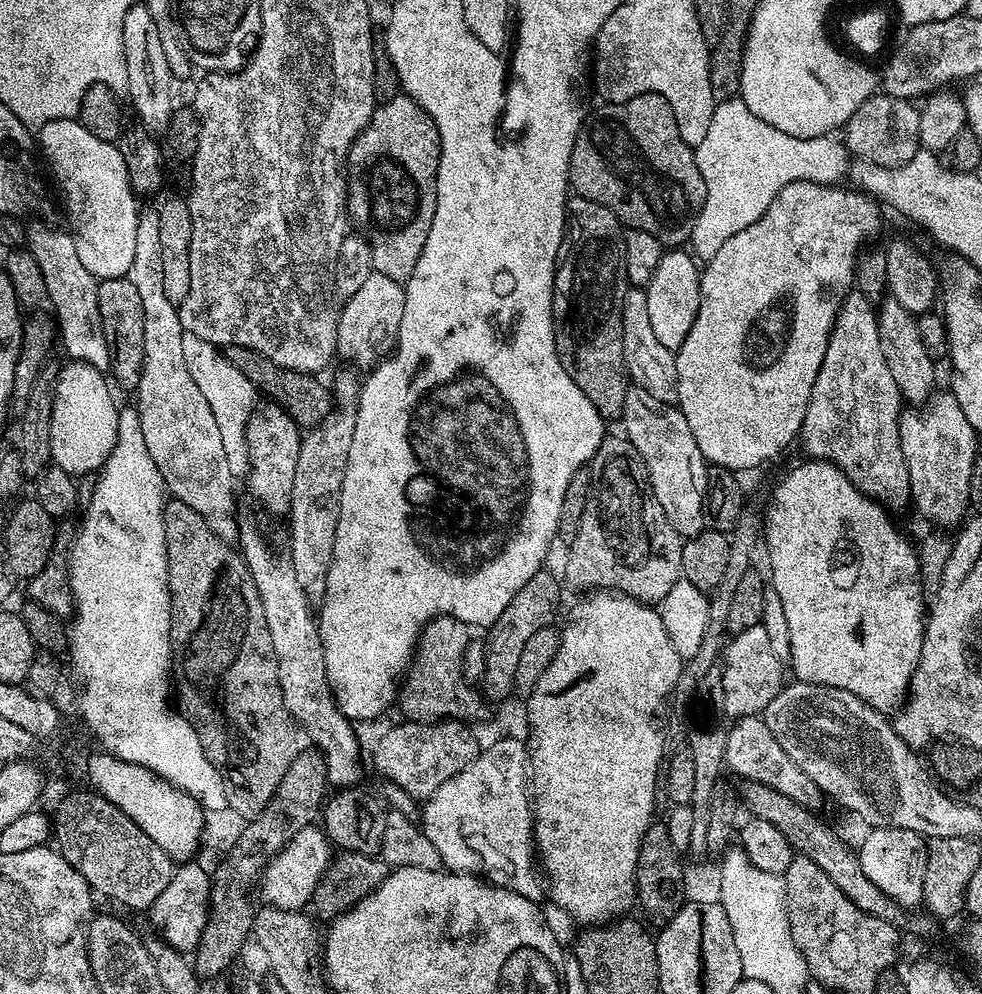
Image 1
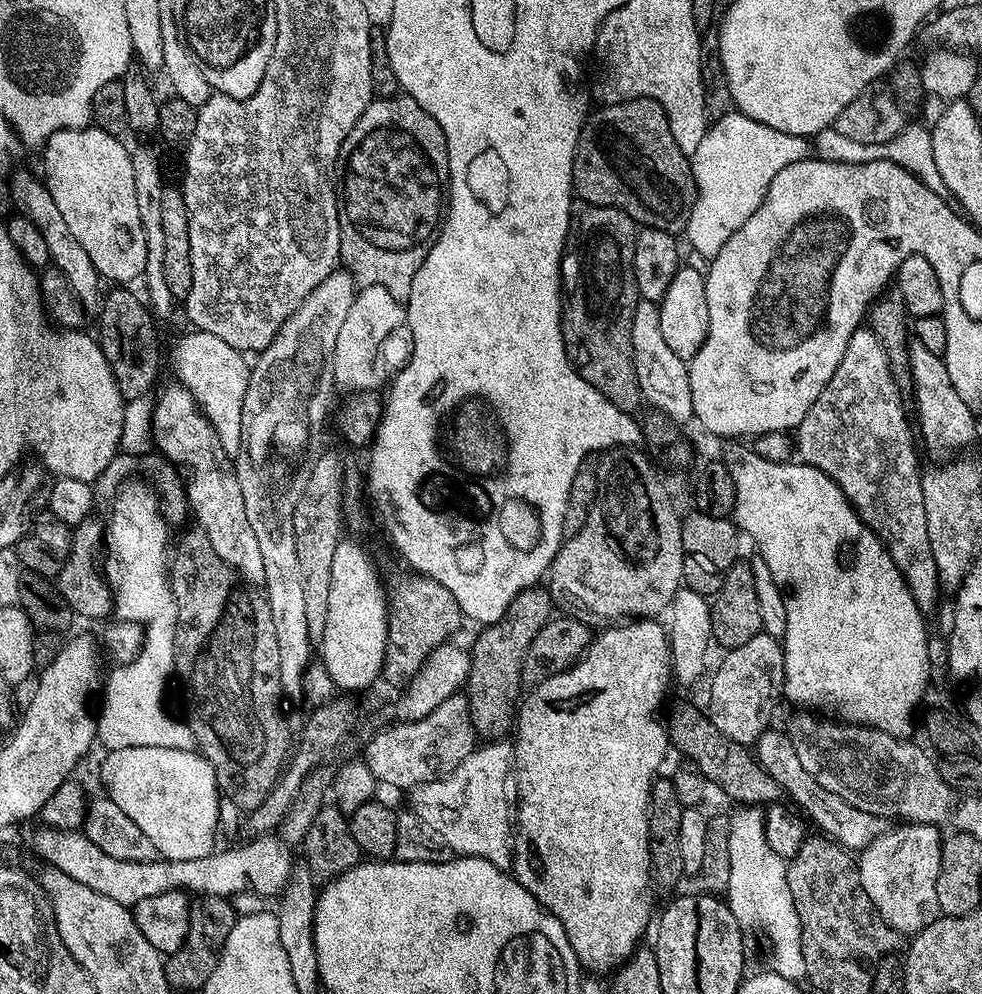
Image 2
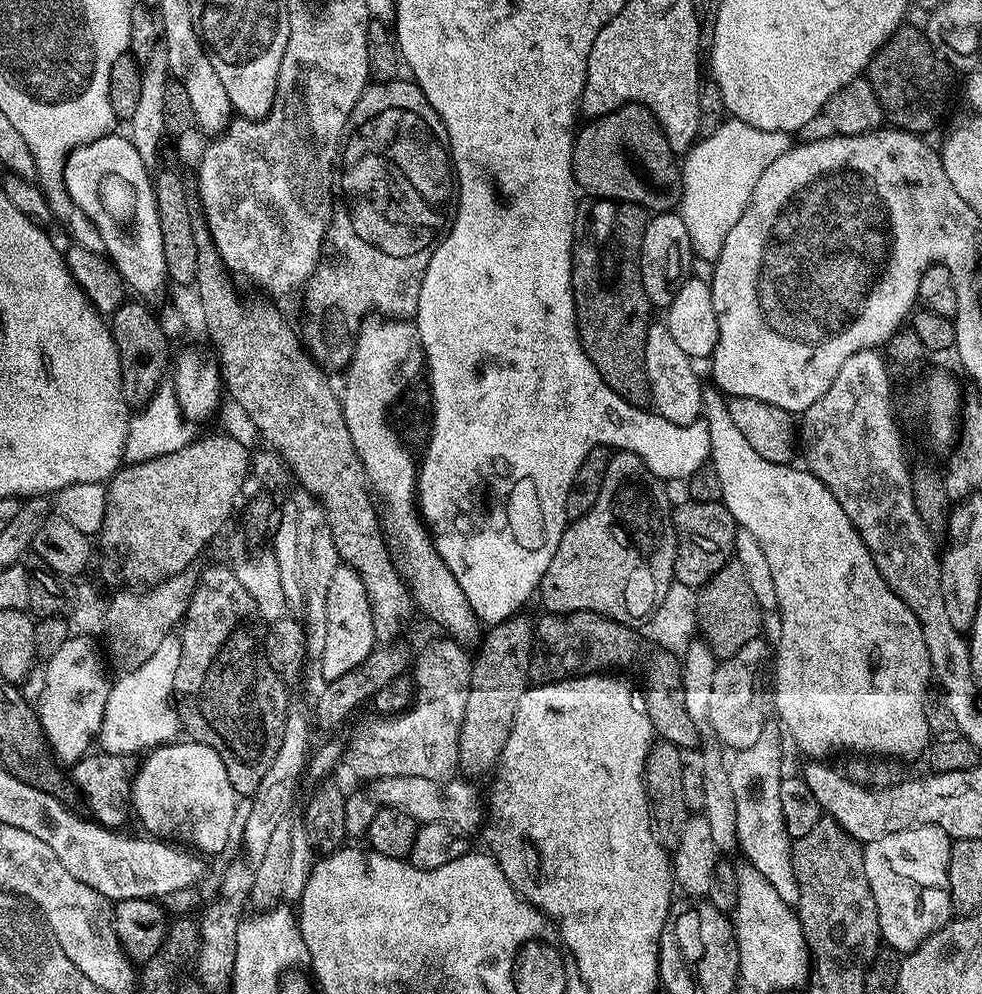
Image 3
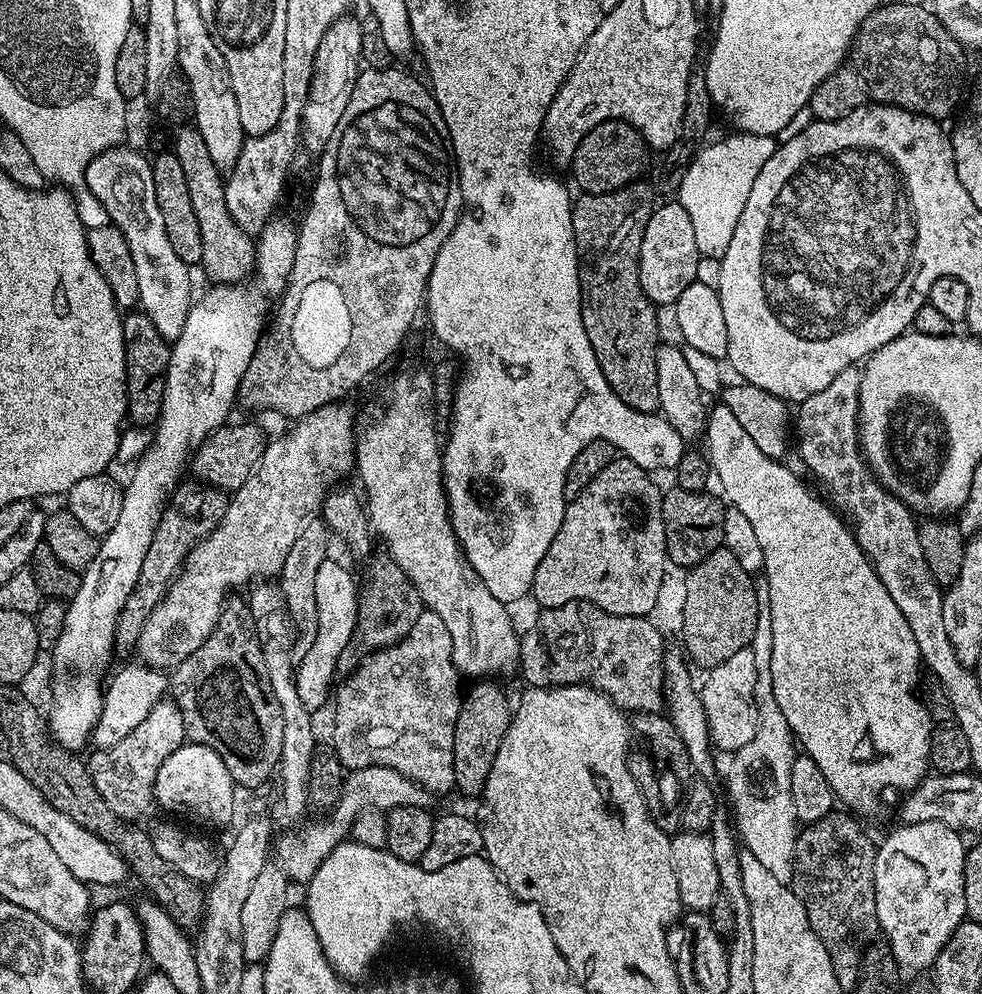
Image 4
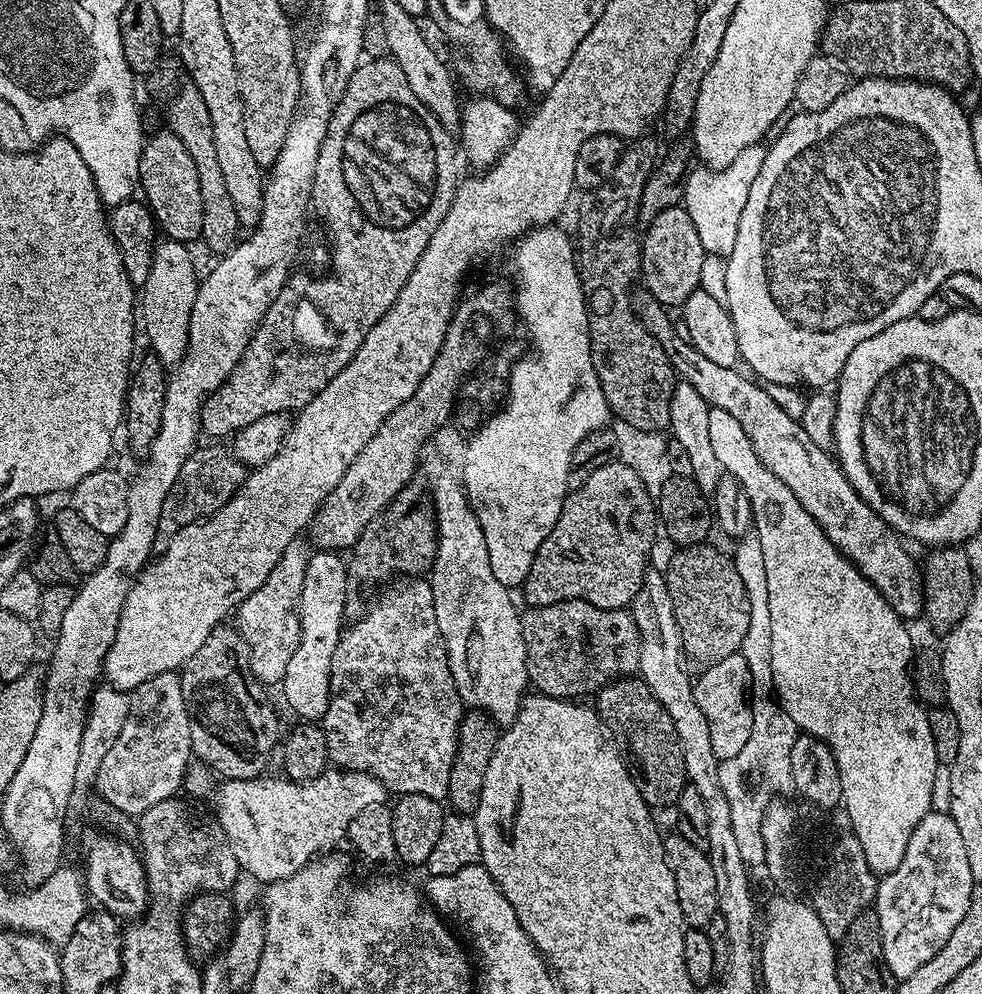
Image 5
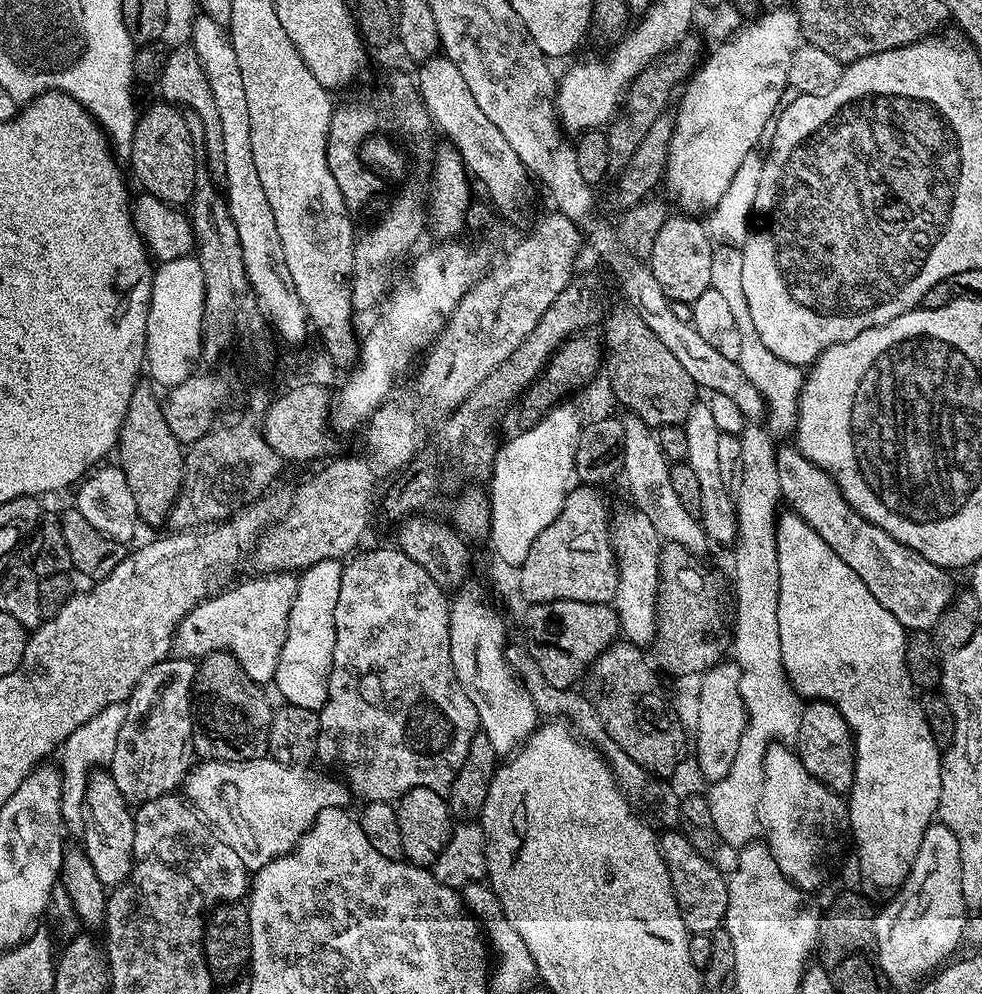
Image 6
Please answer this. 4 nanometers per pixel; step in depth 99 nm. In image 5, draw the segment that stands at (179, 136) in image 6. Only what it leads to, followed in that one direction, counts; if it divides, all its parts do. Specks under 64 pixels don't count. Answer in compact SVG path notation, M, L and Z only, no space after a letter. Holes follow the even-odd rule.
M161 130L145 139L140 155L139 187L142 192L144 188L143 199L158 221L159 231L167 239L188 246L191 240L199 241L203 237L202 189L198 187L198 169L190 154L186 154L186 146L182 146L182 142L172 132Z

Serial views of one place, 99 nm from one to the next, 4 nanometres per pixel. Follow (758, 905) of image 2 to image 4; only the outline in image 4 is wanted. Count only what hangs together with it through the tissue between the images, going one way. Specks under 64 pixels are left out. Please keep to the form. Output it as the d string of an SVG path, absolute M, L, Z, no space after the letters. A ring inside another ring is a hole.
M756 580L758 594L758 630L751 642L756 667L754 698L758 706L758 730L728 764L728 796L732 799L734 828L743 847L762 862L774 877L784 884L792 878L792 855L796 849L798 821L790 798L790 770L794 759L794 737L772 689L770 654L774 650L774 634L770 630L770 590L767 580Z

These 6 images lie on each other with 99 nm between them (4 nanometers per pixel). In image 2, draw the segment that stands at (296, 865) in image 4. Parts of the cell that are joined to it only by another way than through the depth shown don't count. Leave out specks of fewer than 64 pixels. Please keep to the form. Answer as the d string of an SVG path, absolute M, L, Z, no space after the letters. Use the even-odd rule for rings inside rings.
M507 739L481 743L456 767L434 782L411 789L410 811L456 856L477 856L505 870L512 866L514 808L508 804L514 748Z

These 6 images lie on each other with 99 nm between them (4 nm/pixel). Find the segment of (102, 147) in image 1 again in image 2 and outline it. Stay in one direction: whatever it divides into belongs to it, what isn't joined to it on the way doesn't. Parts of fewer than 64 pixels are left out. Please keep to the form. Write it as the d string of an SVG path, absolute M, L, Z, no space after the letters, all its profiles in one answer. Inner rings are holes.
M89 126L86 128L67 128L66 130L58 130L49 140L45 140L42 149L44 155L44 172L42 171L42 179L48 185L50 190L50 198L54 198L54 206L58 206L58 211L62 214L66 227L70 230L70 234L74 234L74 238L80 245L82 250L86 250L86 254L90 254L90 262L94 262L94 266L99 270L101 277L105 281L116 280L117 285L128 286L133 282L139 281L144 275L144 267L146 266L146 230L142 228L142 217L138 214L138 197L134 194L134 166L132 165L131 151L126 147L124 149L123 139L106 134L100 128Z

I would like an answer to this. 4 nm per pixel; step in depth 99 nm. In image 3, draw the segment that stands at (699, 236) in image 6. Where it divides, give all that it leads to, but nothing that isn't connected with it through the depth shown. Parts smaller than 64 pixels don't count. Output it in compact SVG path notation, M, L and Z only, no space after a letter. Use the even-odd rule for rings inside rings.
M679 211L657 212L645 223L640 247L640 277L646 290L648 303L656 310L667 310L674 302L674 294L689 279L694 253L690 234L686 234L686 222Z

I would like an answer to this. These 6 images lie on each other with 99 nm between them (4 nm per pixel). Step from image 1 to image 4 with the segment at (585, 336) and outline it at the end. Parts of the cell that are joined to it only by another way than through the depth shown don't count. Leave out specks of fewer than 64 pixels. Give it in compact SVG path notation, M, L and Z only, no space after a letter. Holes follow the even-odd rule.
M633 182L597 196L581 195L572 205L572 229L578 258L582 326L586 326L586 338L594 346L594 358L598 358L606 382L610 382L614 394L626 406L636 412L655 413L660 407L656 369L658 308L646 298L640 281L642 234L646 234L654 201L651 186L644 183Z

